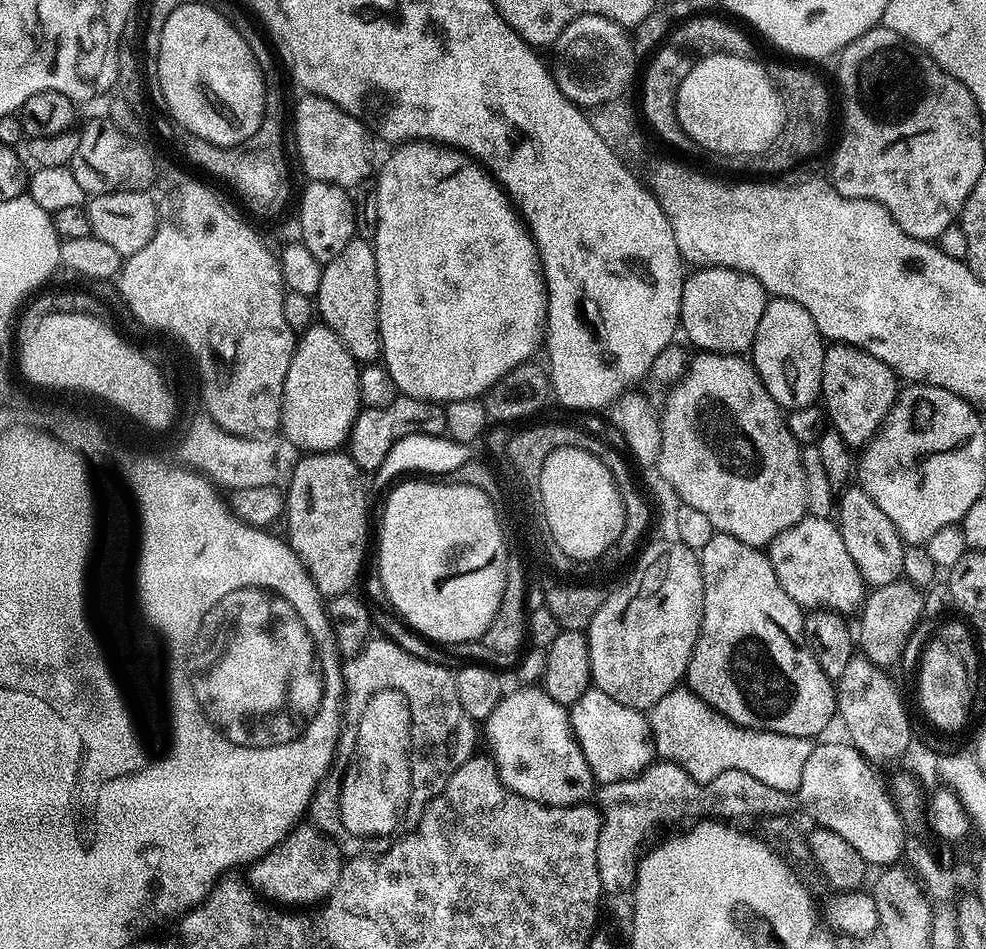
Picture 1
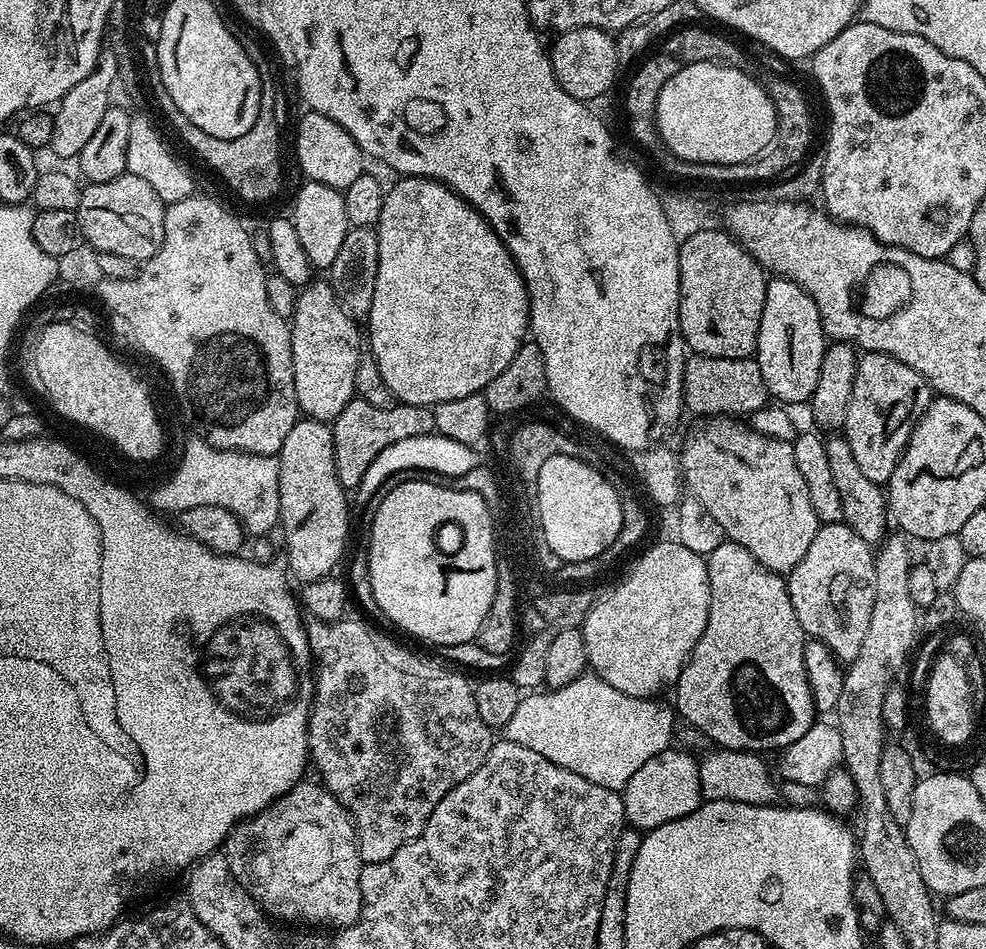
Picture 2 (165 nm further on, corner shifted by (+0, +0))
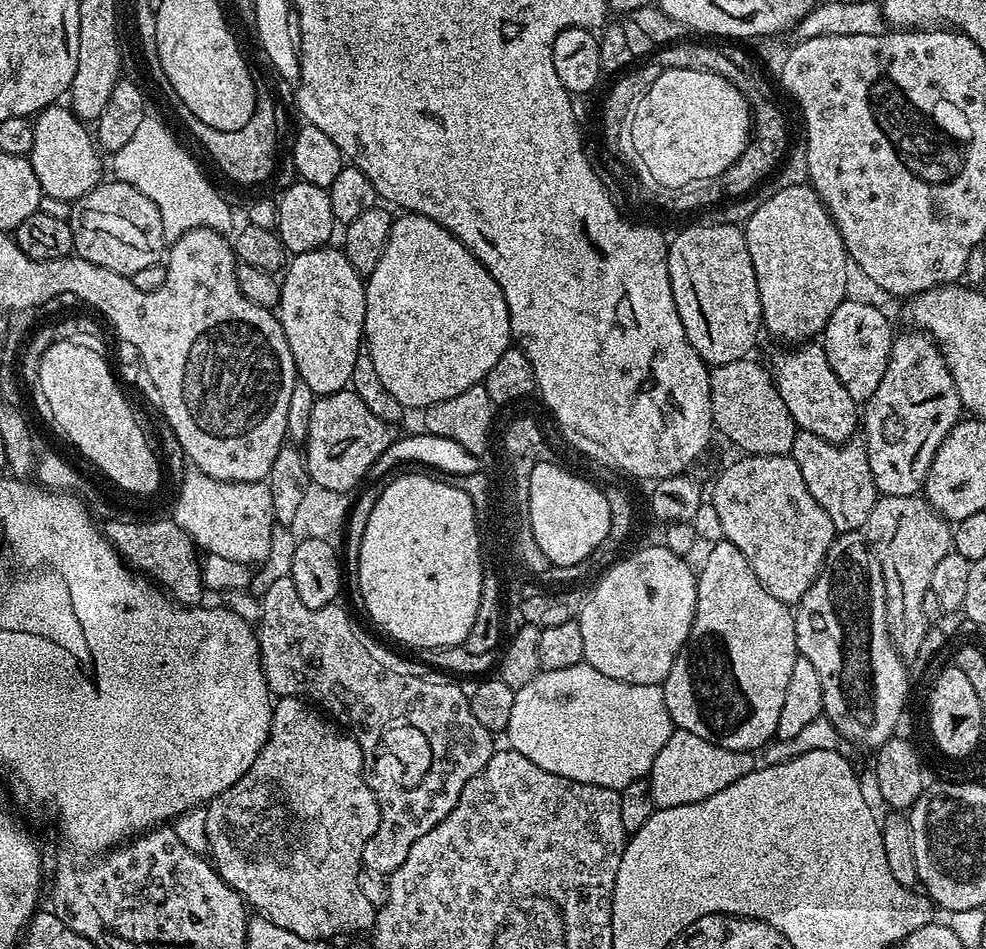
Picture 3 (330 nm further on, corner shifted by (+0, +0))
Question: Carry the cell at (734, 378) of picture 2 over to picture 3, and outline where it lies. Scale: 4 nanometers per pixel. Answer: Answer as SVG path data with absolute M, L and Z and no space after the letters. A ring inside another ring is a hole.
M747 356L735 362L715 365L711 369L709 376L713 427L745 455L789 455L798 431L793 415L778 393L771 371L752 359Z

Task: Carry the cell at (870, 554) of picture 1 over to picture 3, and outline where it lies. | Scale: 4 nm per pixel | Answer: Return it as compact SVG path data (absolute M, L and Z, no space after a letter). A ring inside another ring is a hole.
M805 342L783 350L773 358L770 371L797 429L818 434L818 438L831 444L853 439L858 432L858 404L831 369L822 344Z

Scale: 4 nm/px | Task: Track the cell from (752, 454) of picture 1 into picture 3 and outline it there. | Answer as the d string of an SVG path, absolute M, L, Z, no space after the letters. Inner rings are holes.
M744 454L739 458L741 460L736 460L729 468L721 470L720 477L717 478L716 485L712 488L710 507L718 518L721 530L724 531L723 539L729 540L734 546L738 546L738 550L742 550L746 562L750 562L750 570L754 570L754 574L758 574L758 582L762 582L762 586L766 586L766 590L770 590L770 594L774 594L774 598L778 598L778 602L795 606L800 603L802 594L806 594L806 590L810 590L814 578L820 572L820 567L824 565L824 555L830 550L833 540L838 535L836 527L834 522L830 522L826 510L822 510L822 506L818 506L818 502L814 502L814 494L810 494L810 490L806 490L806 482L802 482L802 470L798 470L798 462L794 462L792 455L751 456Z

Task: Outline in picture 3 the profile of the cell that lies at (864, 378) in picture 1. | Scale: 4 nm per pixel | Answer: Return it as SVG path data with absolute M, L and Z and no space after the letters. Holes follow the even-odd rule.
M919 330L907 331L893 339L882 380L862 408L862 443L868 451L870 474L874 474L874 486L880 496L917 495L924 487L924 479L928 477L930 462L934 462L938 446L942 446L946 434L950 434L952 427L962 419L956 383L940 349L931 336Z

